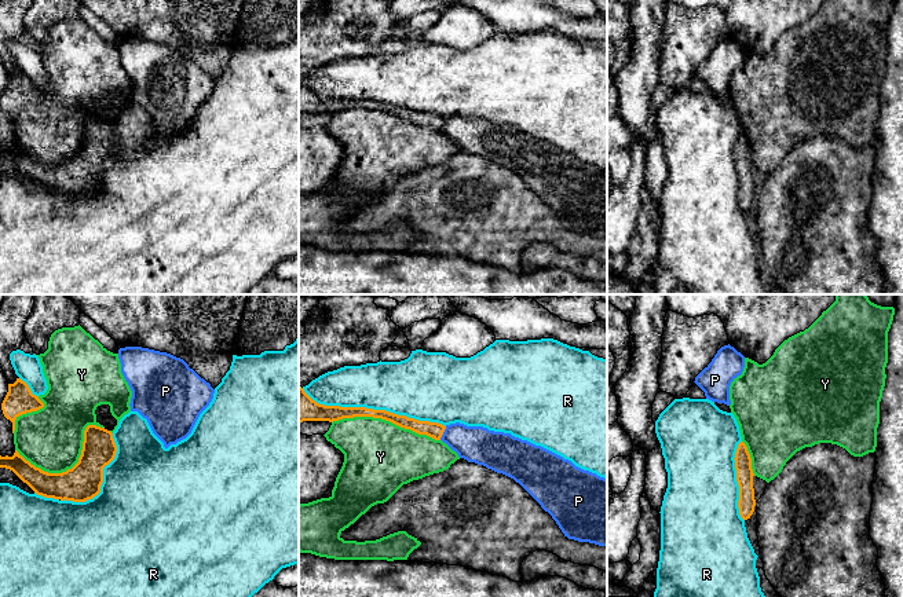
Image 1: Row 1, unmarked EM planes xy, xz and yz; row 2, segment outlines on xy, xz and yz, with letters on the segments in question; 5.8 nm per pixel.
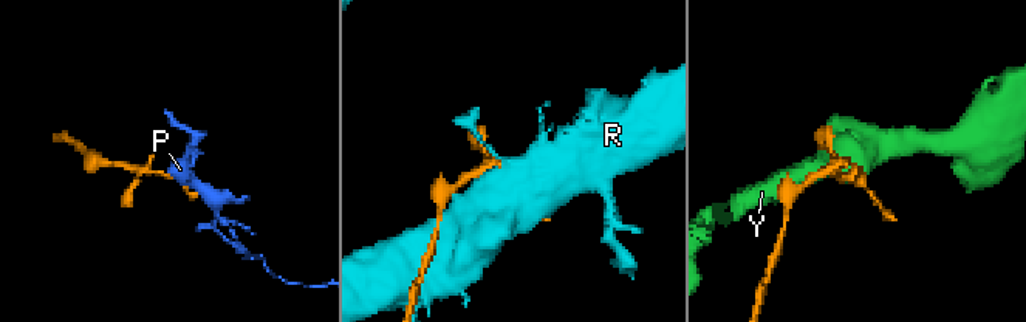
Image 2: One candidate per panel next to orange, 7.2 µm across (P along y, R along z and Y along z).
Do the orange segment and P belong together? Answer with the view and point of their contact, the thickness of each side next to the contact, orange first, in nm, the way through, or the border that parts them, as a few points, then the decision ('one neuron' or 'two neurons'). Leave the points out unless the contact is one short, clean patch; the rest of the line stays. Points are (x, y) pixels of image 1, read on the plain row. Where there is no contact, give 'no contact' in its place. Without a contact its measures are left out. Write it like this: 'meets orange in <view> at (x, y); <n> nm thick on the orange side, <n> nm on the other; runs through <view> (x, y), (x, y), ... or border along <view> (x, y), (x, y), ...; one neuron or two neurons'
meets orange in xz at (442, 125); 90 nm thick on the orange side, 220 nm on the other; border along xz (446, 118), (439, 131); two neurons

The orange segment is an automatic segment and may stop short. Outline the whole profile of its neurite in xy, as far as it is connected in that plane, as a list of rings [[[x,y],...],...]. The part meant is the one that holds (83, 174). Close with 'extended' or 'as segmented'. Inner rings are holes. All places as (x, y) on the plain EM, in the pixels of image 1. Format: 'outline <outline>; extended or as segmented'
outline [[[96,117],[84,122],[78,154],[66,164],[48,165],[26,153],[17,142],[12,149],[0,147],[0,160],[12,162],[37,187],[61,193],[85,194],[100,184],[103,160],[117,144],[113,125]]]; as segmented

